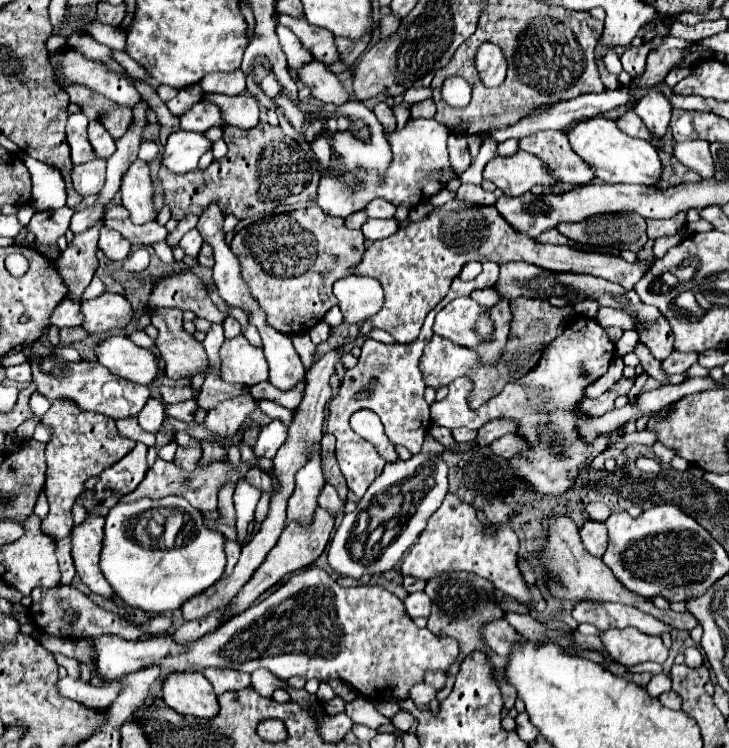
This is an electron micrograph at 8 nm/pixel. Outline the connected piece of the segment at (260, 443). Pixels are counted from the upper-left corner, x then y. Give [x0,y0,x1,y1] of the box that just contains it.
[253,420,287,460]

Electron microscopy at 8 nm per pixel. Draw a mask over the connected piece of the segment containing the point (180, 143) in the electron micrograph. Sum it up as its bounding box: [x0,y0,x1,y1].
[161,130,211,174]

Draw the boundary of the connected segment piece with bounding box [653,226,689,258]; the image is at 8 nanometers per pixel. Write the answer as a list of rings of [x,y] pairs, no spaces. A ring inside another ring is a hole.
[[[687,226],[681,228],[681,232],[677,232],[677,236],[661,236],[661,240],[655,240],[655,244],[653,244],[655,256],[657,256],[657,258],[665,256],[665,252],[667,252],[671,246],[679,244],[679,242],[685,238],[685,234],[689,234],[689,228],[687,228]]]

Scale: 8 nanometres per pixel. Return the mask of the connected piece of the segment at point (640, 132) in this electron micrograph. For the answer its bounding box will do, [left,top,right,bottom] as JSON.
[615,110,663,150]

